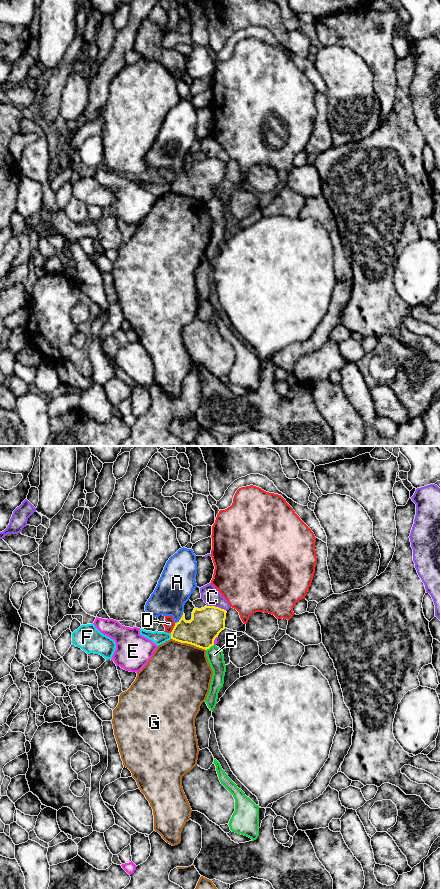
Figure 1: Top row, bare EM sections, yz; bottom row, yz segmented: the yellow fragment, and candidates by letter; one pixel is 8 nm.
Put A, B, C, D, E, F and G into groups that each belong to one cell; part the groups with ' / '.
A / B / C / D / E / F / G

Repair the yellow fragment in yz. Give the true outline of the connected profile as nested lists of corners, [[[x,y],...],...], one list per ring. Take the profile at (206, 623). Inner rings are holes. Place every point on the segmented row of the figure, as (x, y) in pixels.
[[[215,606],[194,608],[192,619],[186,621],[183,612],[181,619],[175,623],[171,639],[207,650],[225,629],[226,613],[226,610]]]

